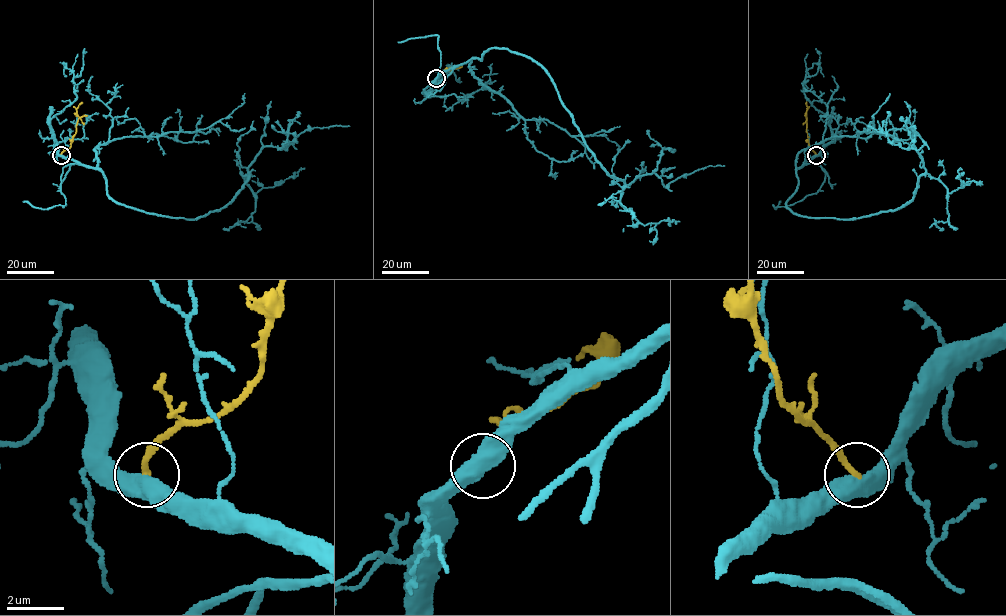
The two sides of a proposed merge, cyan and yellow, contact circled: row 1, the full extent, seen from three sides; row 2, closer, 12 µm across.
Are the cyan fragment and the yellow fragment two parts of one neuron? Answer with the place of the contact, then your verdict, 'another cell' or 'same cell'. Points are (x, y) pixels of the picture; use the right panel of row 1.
(816, 155) | another cell

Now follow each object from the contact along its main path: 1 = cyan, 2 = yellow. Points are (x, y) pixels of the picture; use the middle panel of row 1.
1: (436, 78), (490, 48), (532, 58), (596, 161), (623, 187), (655, 173), (666, 186), (724, 165)
2: (436, 78), (448, 70), (457, 68)

